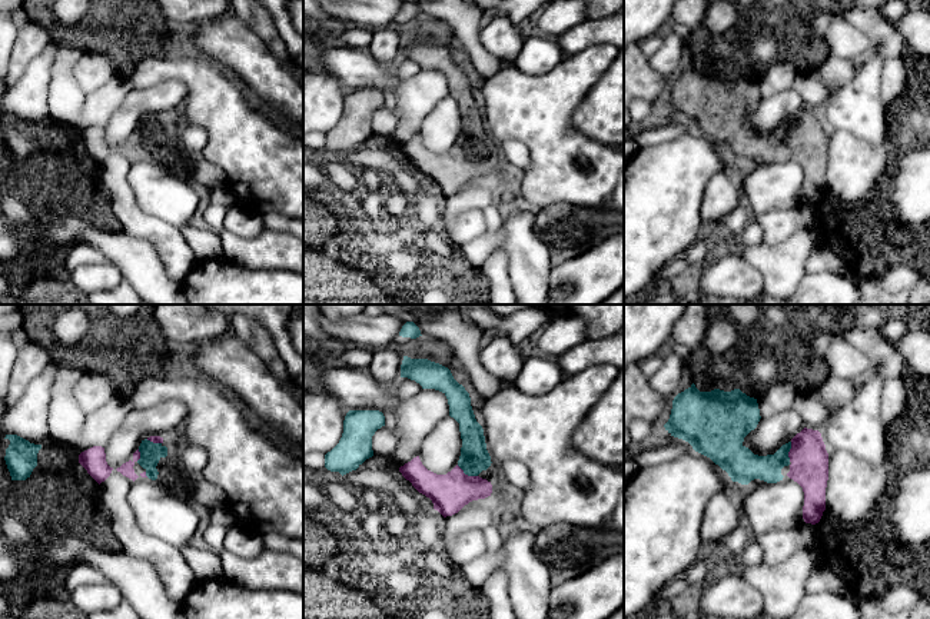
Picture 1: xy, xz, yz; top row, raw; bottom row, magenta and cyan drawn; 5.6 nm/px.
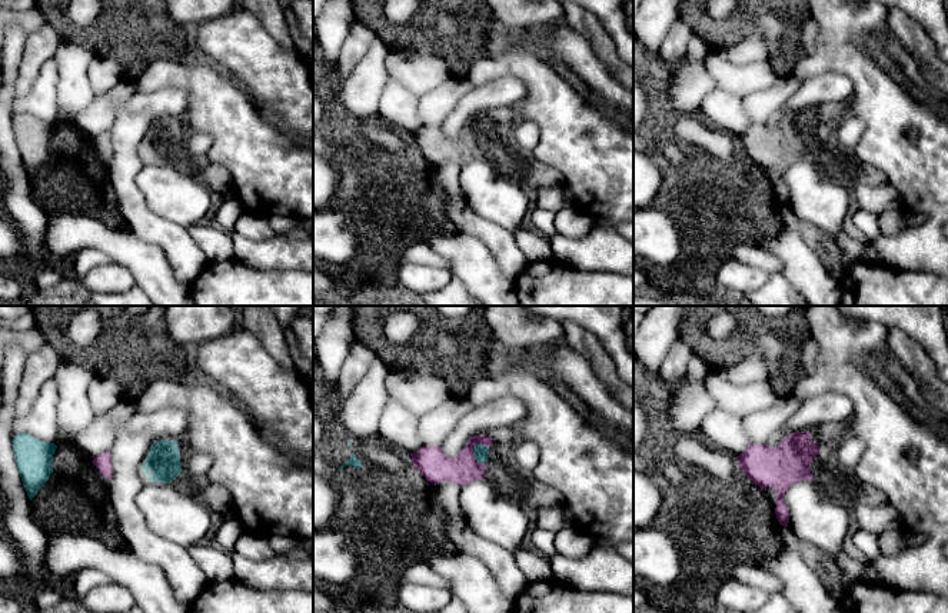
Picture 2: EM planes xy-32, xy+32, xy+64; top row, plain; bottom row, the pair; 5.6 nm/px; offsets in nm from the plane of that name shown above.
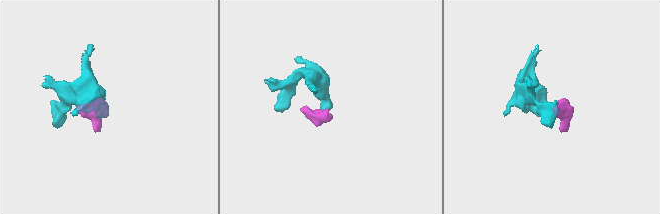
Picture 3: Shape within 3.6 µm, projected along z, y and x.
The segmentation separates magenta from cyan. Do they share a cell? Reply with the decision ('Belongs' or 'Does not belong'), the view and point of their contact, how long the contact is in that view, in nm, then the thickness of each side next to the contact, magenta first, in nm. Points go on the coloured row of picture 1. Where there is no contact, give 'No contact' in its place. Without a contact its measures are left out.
Belongs. Touches magenta at xz (467, 475). Shared border 140 nm. Thickness 220 nm (magenta) against 160 nm

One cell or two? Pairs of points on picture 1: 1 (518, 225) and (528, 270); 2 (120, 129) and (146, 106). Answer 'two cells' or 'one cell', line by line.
1: one cell
2: one cell

